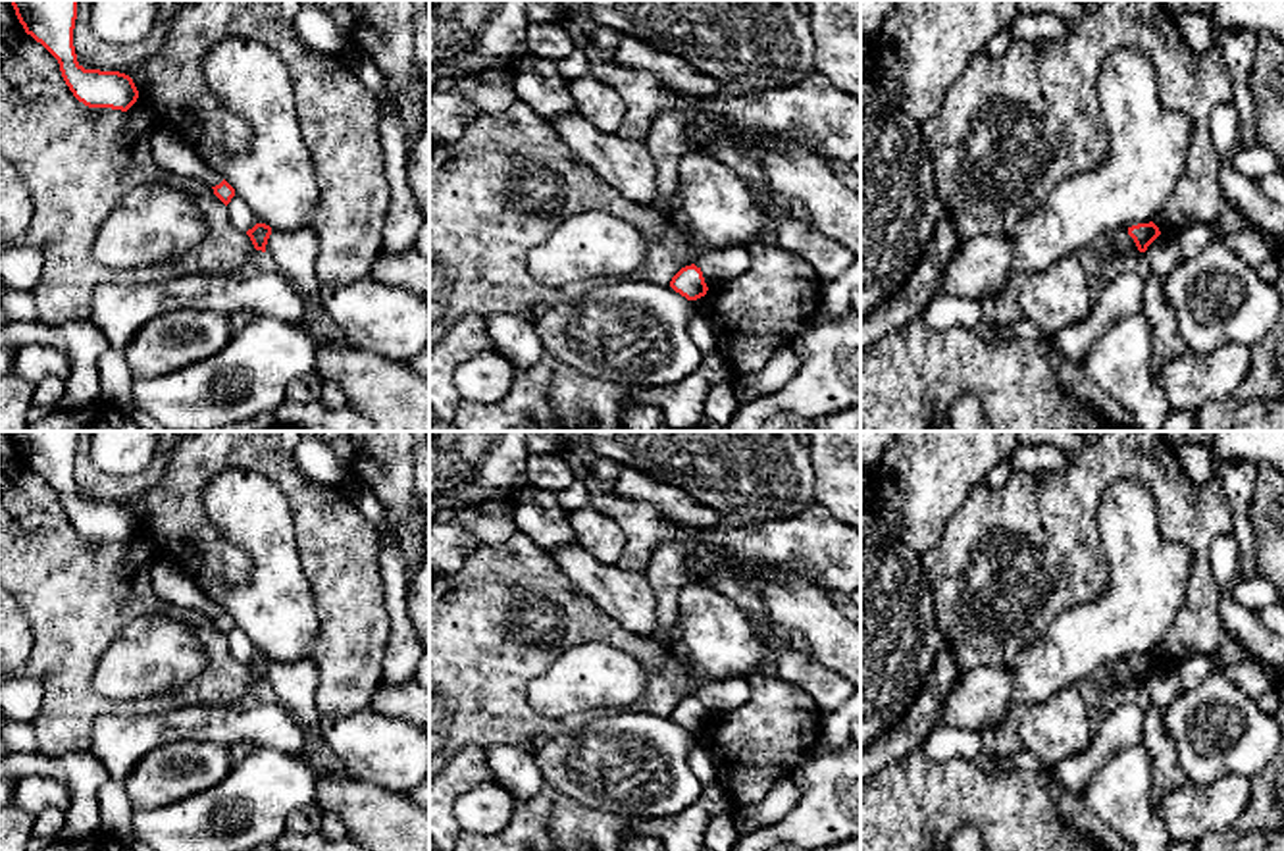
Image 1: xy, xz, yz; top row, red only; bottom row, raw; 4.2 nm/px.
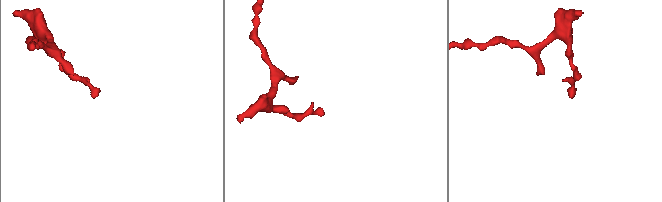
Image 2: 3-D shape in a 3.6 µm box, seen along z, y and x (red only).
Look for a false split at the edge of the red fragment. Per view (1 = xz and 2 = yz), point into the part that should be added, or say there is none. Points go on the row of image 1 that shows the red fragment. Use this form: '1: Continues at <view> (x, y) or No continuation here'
1: No continuation here
2: No continuation here

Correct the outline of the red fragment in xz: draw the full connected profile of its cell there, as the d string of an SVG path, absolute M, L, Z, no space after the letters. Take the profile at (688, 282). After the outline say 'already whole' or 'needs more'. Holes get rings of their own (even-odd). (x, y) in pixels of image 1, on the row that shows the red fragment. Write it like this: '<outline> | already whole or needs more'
M695 264L681 268L672 277L670 287L681 297L685 297L687 300L697 300L705 297L708 291L703 271Z | already whole

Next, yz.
M1149 221L1128 227L1128 235L1134 239L1138 250L1145 252L1147 246L1161 235L1161 231L1153 221Z | already whole

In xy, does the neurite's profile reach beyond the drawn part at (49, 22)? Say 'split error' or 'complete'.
complete

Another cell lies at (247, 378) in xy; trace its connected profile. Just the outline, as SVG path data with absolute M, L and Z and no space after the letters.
M258 318L235 333L216 354L177 372L133 381L135 408L158 420L169 431L212 431L237 422L273 414L285 400L285 387L316 372L321 345L314 323Z

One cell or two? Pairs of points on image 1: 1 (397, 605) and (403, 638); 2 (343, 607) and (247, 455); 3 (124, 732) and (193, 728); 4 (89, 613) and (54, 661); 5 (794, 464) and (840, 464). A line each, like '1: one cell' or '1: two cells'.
1: one cell
2: one cell
3: one cell
4: one cell
5: two cells

